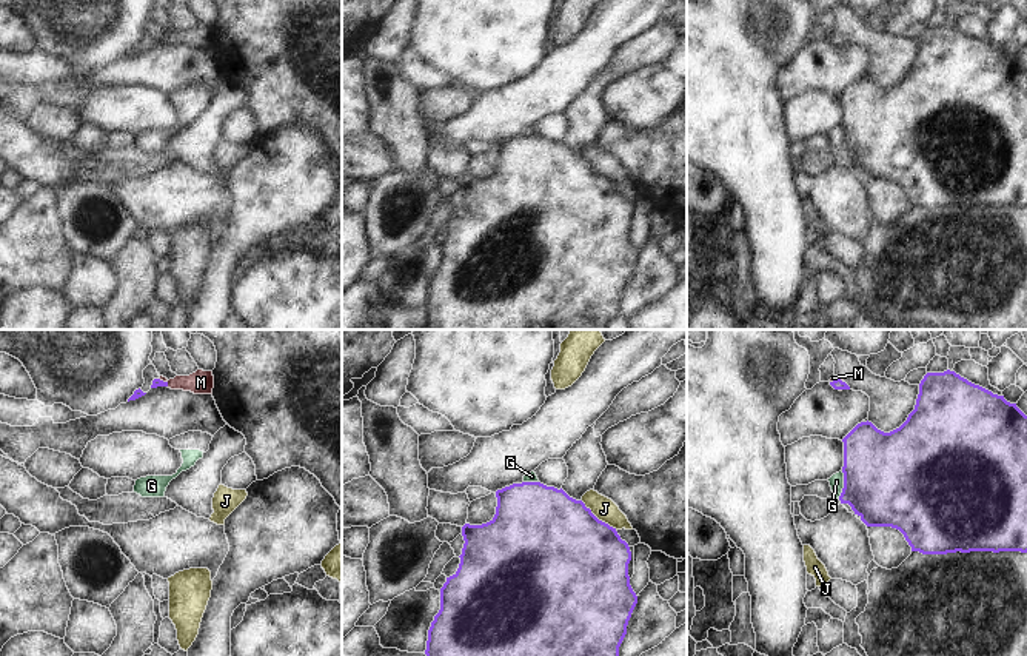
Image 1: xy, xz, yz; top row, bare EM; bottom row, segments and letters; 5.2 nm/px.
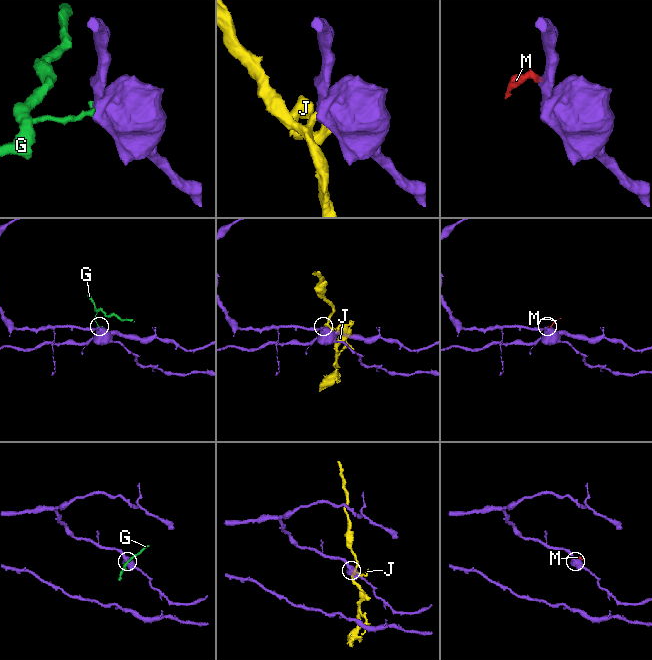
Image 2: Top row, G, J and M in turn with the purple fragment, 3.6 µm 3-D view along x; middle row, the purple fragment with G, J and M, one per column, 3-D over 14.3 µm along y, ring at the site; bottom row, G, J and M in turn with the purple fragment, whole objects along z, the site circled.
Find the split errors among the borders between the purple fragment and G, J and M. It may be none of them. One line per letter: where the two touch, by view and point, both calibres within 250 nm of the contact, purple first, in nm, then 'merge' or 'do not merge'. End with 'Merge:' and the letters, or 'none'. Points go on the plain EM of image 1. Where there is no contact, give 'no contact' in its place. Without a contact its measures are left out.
G: yz (844, 140) | 500/80 nm | do not merge
J: xz (598, 174) | 500/120 nm | do not merge
M: yz (836, 34) | 60/20 nm | merge
Merge: M

